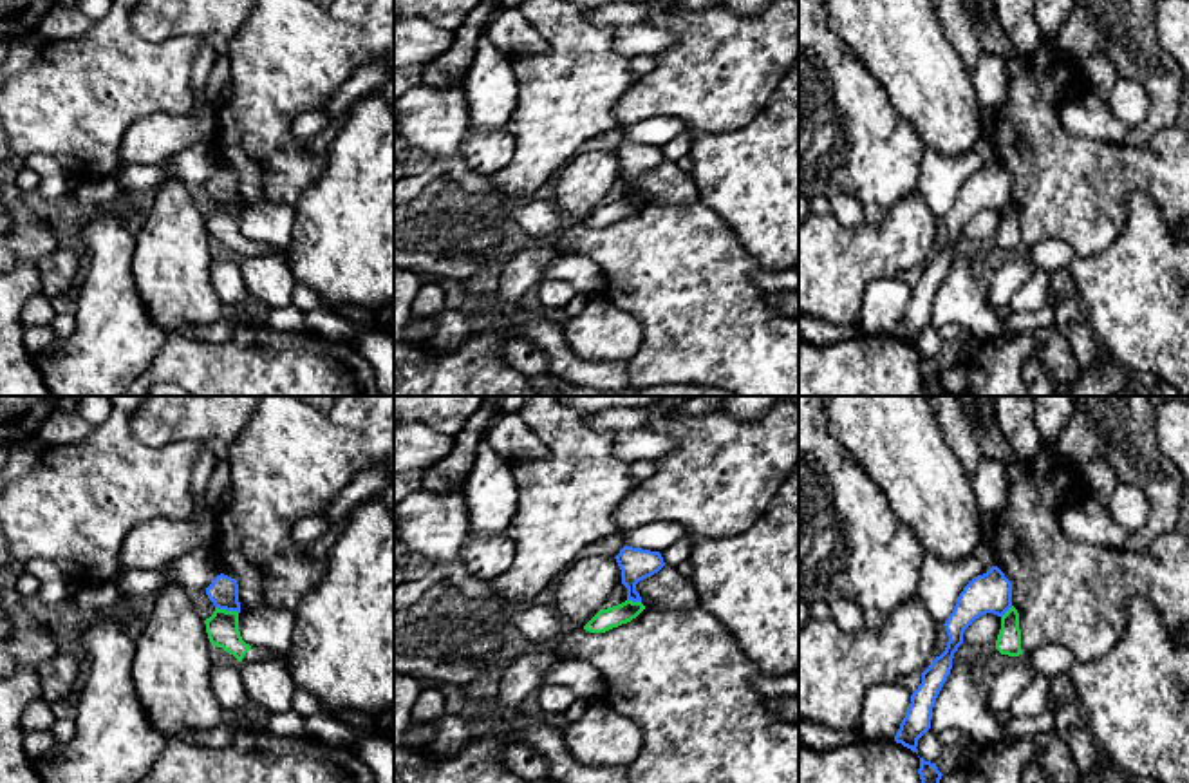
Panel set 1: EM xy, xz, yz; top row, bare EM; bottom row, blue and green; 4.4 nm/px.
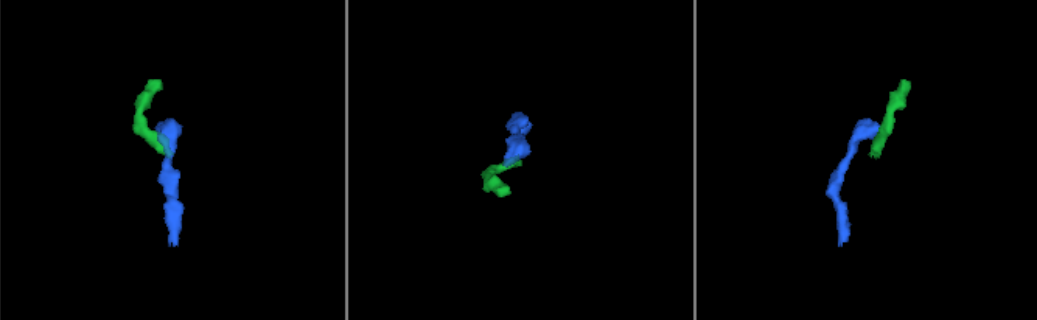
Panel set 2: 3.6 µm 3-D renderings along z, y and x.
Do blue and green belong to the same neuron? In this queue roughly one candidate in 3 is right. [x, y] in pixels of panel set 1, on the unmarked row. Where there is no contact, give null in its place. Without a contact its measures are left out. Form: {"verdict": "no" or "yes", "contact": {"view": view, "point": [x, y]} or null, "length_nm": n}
{"verdict": "no", "contact": {"view": "xy", "point": [226, 205]}, "length_nm": 110}

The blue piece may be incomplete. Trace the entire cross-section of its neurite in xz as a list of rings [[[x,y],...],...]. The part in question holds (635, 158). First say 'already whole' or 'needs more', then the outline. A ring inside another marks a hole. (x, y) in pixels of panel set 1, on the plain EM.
already whole; [[[623,141],[614,154],[622,165],[622,179],[627,183],[627,195],[641,197],[636,179],[665,161],[661,148]]]

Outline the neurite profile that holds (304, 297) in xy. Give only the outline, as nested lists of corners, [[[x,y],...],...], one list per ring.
[[[296,282],[293,291],[293,304],[302,311],[309,311],[323,306],[323,300],[314,289]]]

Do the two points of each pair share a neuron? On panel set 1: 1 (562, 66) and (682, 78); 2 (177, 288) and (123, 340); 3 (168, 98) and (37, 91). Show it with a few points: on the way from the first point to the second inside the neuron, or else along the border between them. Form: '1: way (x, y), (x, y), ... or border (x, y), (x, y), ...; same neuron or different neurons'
1: border (640, 76), (617, 103), (615, 111); different neurons
2: border (132, 275), (149, 315), (168, 333); different neurons
3: way (136, 89), (69, 91); same neuron

